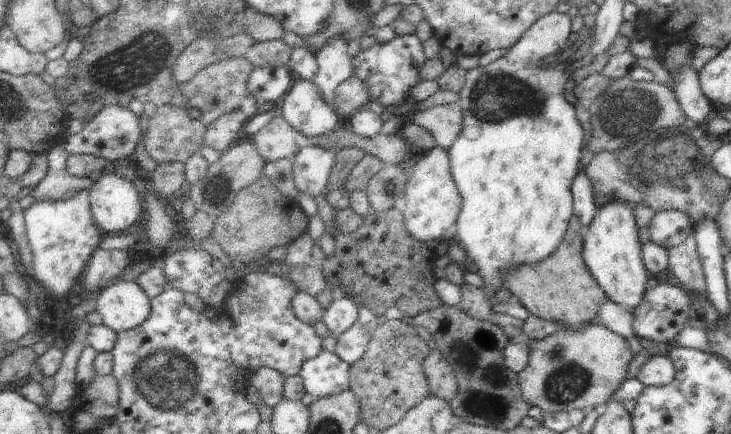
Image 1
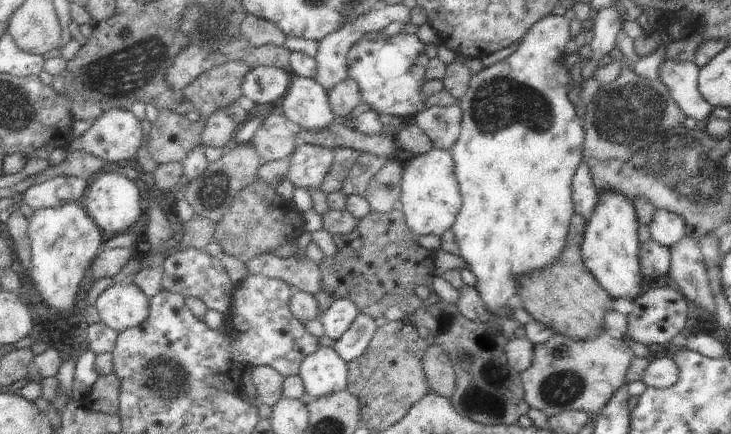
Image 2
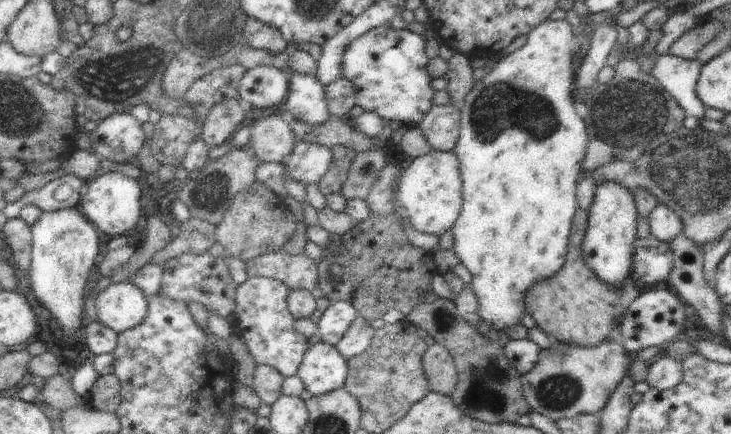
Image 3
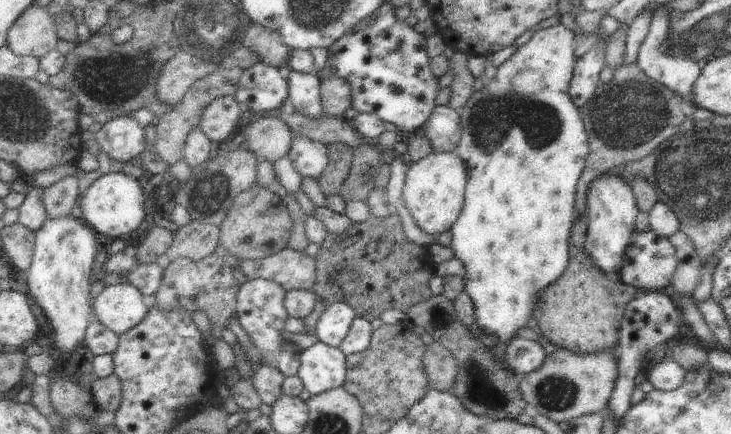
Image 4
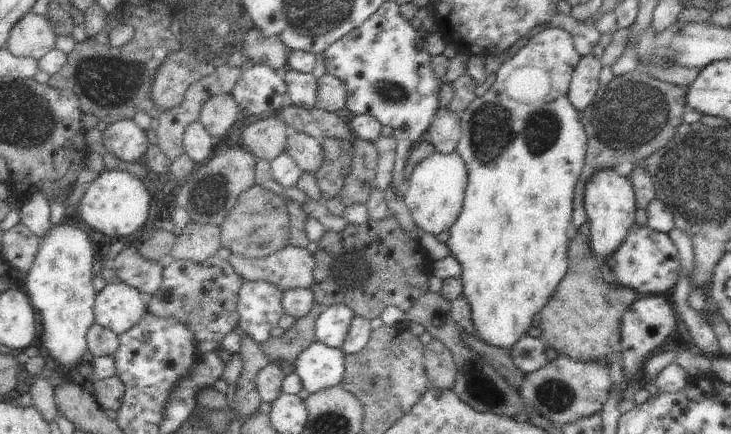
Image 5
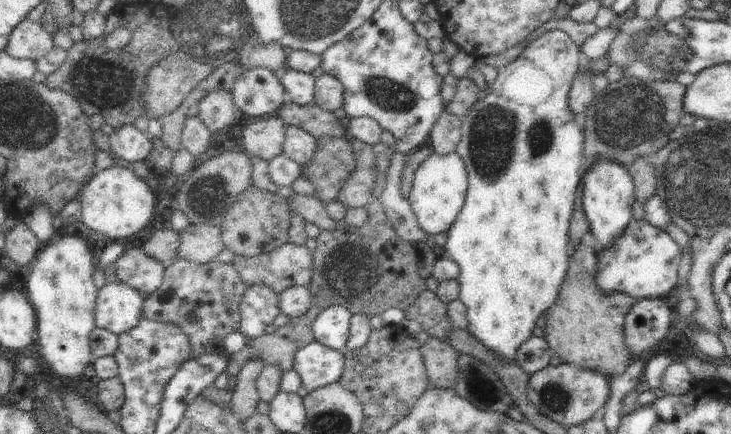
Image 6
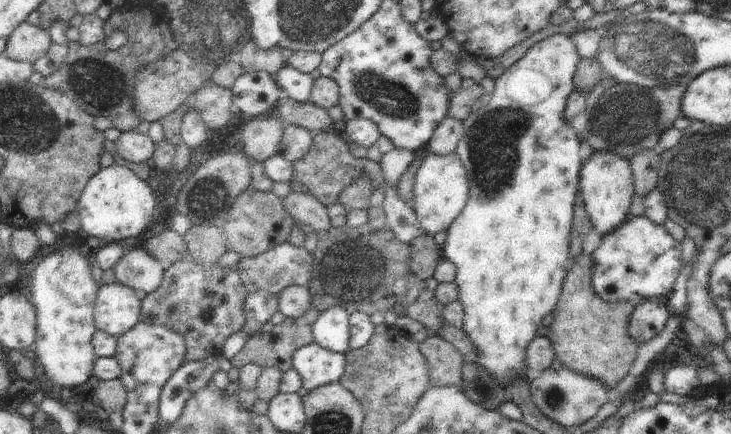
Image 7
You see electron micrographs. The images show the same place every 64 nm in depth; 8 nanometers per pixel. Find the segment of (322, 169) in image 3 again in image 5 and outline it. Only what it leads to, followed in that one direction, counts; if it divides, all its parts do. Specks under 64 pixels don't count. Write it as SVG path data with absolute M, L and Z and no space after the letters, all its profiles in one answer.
M291 130L286 139L285 151L299 164L304 173L315 174L323 161L320 141L306 133Z

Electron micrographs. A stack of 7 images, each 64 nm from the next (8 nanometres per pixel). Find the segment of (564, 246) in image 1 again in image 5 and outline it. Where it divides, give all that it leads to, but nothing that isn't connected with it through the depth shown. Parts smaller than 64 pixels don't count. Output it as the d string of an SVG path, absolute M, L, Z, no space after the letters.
M587 220L571 238L566 276L560 281L550 302L539 312L539 327L547 346L554 348L560 356L577 363L605 363L610 366L619 359L621 352L622 317L638 297L632 289L604 280L599 270L603 261L594 256L590 235Z

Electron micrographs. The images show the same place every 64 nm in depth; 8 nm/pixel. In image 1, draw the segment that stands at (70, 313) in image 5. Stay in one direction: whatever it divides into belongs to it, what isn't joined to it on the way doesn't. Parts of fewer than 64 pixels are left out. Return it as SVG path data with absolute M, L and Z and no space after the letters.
M90 189L58 202L35 202L23 213L26 236L33 252L30 271L42 283L51 300L67 300L74 285L82 278L90 257L103 241L103 230L95 223L89 203Z

